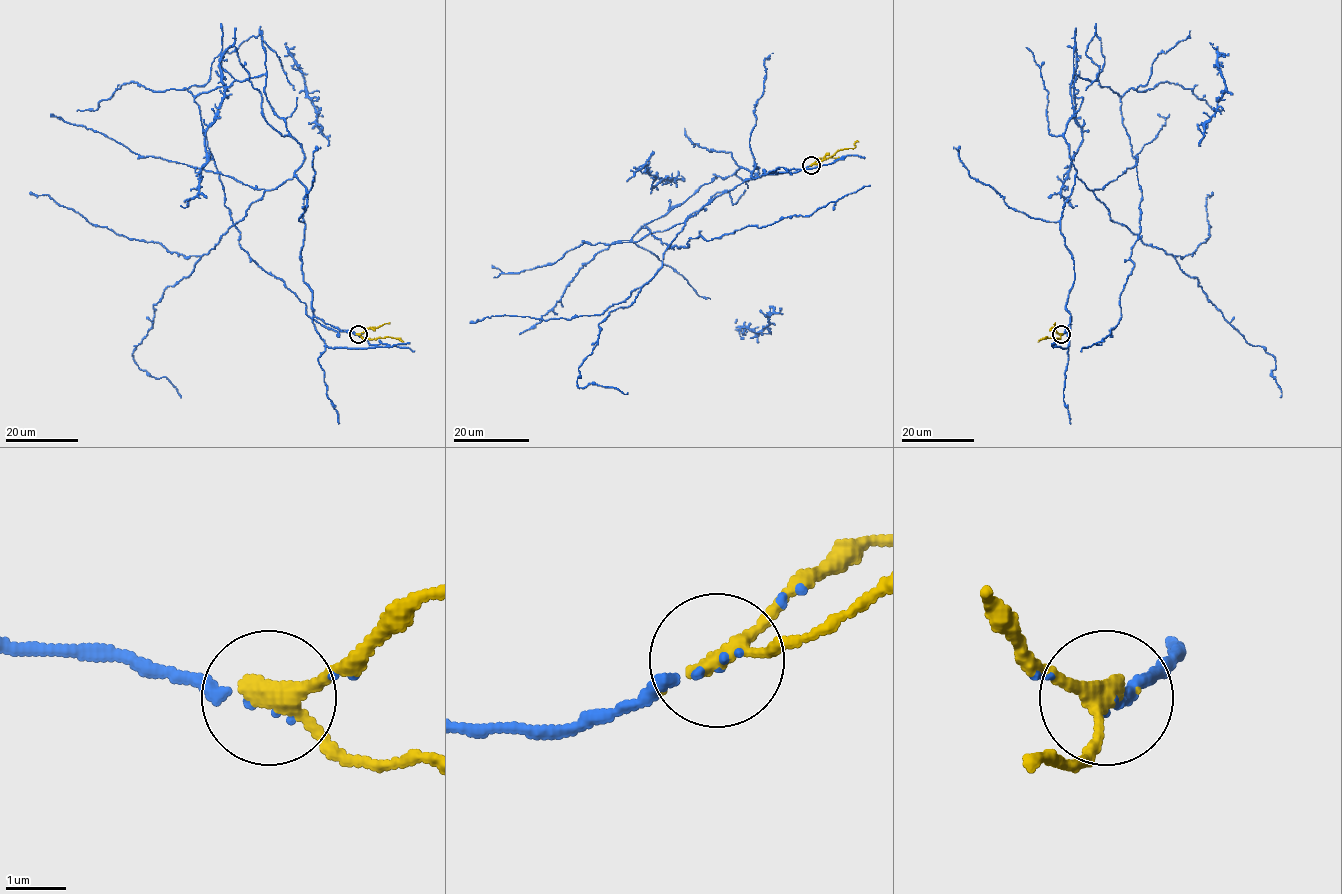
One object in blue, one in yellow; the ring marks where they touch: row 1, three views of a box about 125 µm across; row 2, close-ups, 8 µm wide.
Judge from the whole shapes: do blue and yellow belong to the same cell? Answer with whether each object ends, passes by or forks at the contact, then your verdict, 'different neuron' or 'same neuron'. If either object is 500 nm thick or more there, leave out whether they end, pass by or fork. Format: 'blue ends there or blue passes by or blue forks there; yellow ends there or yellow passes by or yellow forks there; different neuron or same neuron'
blue ends there; yellow passes by; same neuron

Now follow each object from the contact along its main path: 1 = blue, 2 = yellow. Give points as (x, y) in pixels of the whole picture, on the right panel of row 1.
1: (1061, 334), (1077, 74), (1121, 97), (1142, 192), (1119, 322), (1080, 352)
2: (1061, 334), (1059, 339), (1047, 337), (1038, 341)

